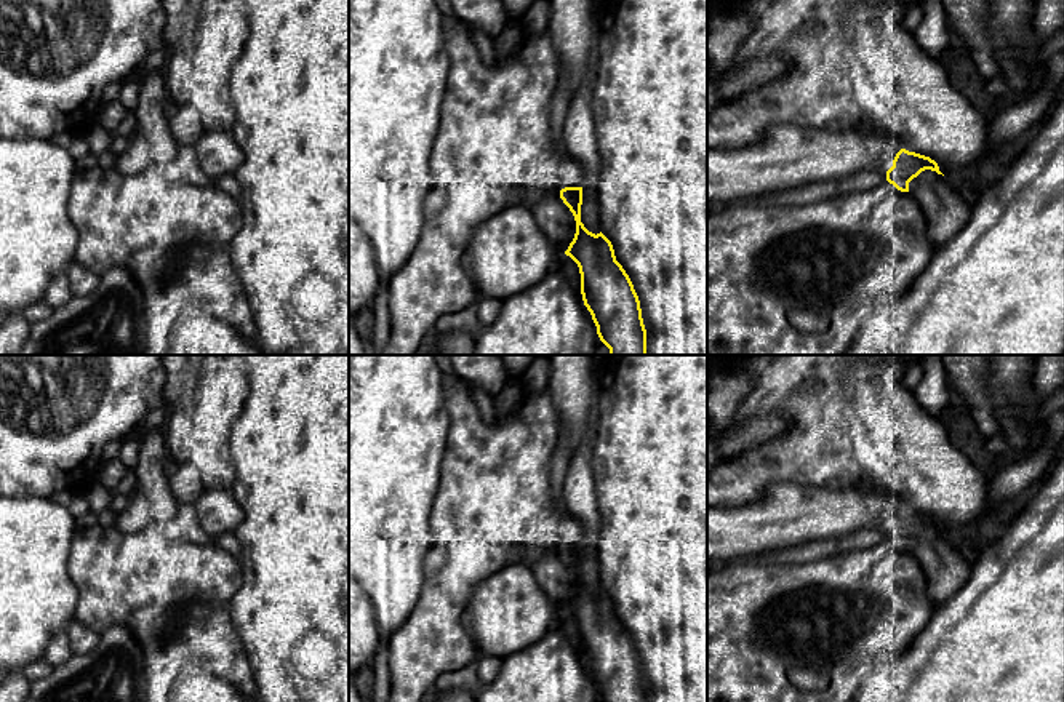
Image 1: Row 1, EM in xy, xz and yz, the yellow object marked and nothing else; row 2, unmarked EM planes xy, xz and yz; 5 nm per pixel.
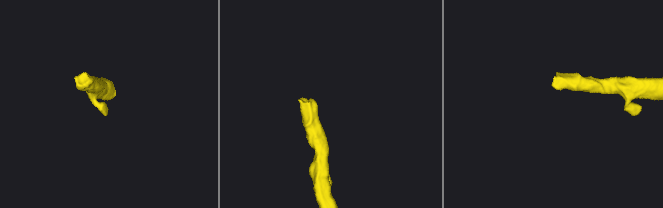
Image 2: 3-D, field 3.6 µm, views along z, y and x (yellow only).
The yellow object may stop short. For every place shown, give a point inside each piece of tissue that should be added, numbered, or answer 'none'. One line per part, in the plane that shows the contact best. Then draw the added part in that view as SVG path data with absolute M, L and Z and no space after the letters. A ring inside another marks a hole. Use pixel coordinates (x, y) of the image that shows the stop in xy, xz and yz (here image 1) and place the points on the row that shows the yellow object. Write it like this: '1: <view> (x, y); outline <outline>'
1: yz (789, 157); outline M773 125L757 144L738 150L707 149L707 203L720 200L730 205L741 198L762 197L781 190L795 190L811 182L838 179L862 170L882 170L886 173L893 166L893 160L901 149L902 147L894 136L861 133L856 130L832 133L795 125Z

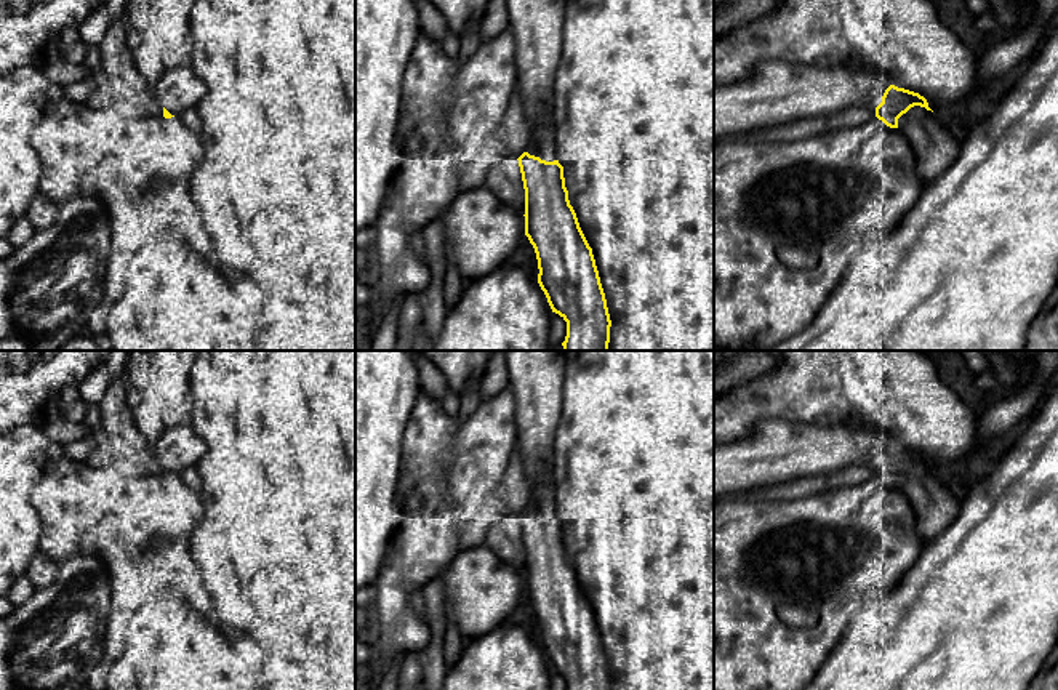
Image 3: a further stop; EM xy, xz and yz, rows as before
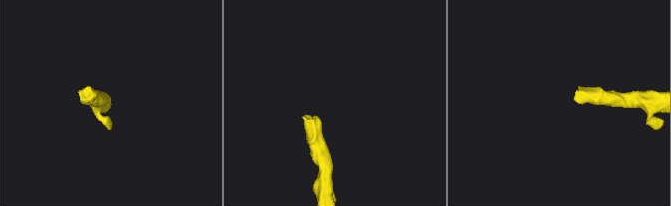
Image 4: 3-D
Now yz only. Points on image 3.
1: yz (778, 93); outline M762 61L749 78L714 85L714 139L784 126L852 106L876 109L890 85L884 72Z

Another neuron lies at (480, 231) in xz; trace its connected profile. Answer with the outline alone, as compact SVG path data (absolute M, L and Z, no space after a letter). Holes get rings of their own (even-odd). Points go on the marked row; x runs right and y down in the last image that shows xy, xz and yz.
M483 186L458 194L443 224L447 256L467 279L504 264L525 237L525 216Z

